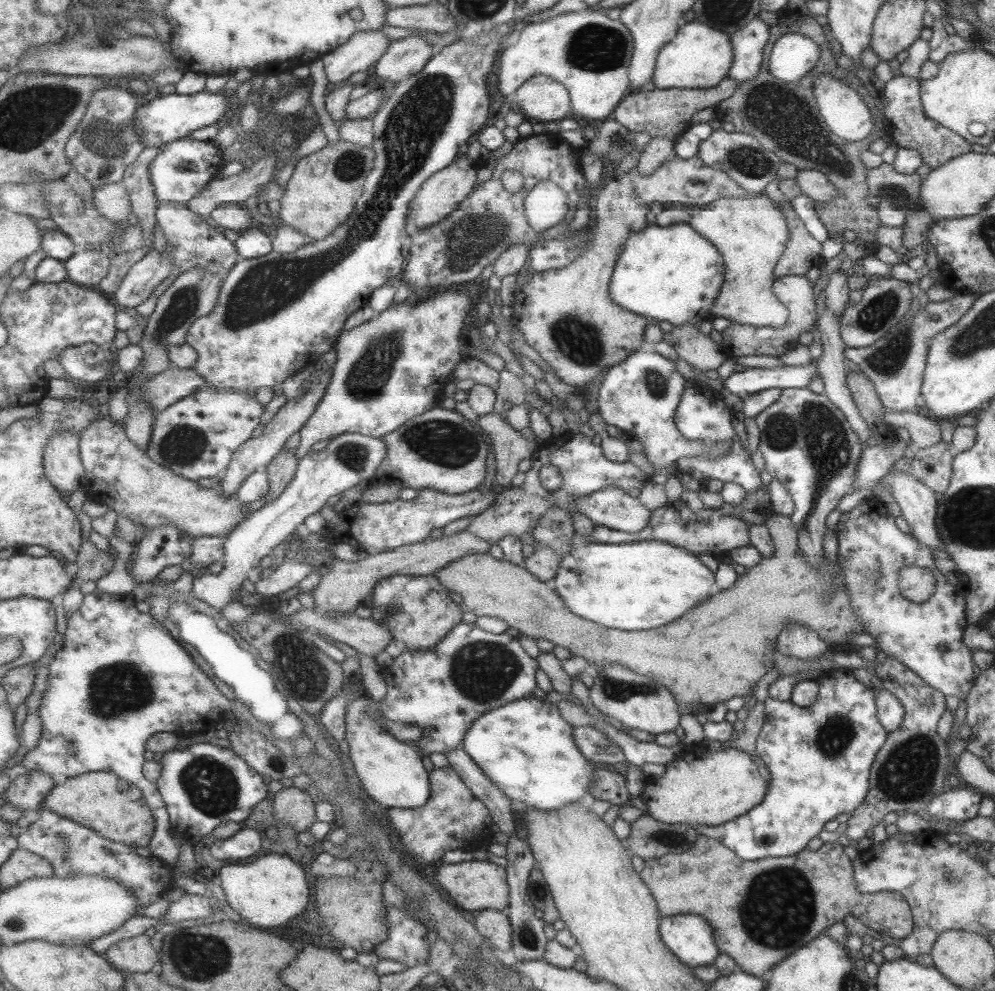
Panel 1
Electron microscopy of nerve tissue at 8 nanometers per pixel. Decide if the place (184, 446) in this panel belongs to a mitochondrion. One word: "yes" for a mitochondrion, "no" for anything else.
yes

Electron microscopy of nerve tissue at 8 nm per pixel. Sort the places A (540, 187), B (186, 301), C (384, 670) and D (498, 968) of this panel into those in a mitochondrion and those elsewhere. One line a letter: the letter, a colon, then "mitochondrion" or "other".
A: other
B: mitochondrion
C: other
D: other

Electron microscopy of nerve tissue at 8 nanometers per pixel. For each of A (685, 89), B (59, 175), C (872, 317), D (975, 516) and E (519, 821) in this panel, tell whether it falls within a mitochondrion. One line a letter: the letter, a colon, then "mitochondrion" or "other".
A: other
B: other
C: mitochondrion
D: mitochondrion
E: other

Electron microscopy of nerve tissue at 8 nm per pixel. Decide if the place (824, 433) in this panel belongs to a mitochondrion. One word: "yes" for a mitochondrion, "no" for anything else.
yes

